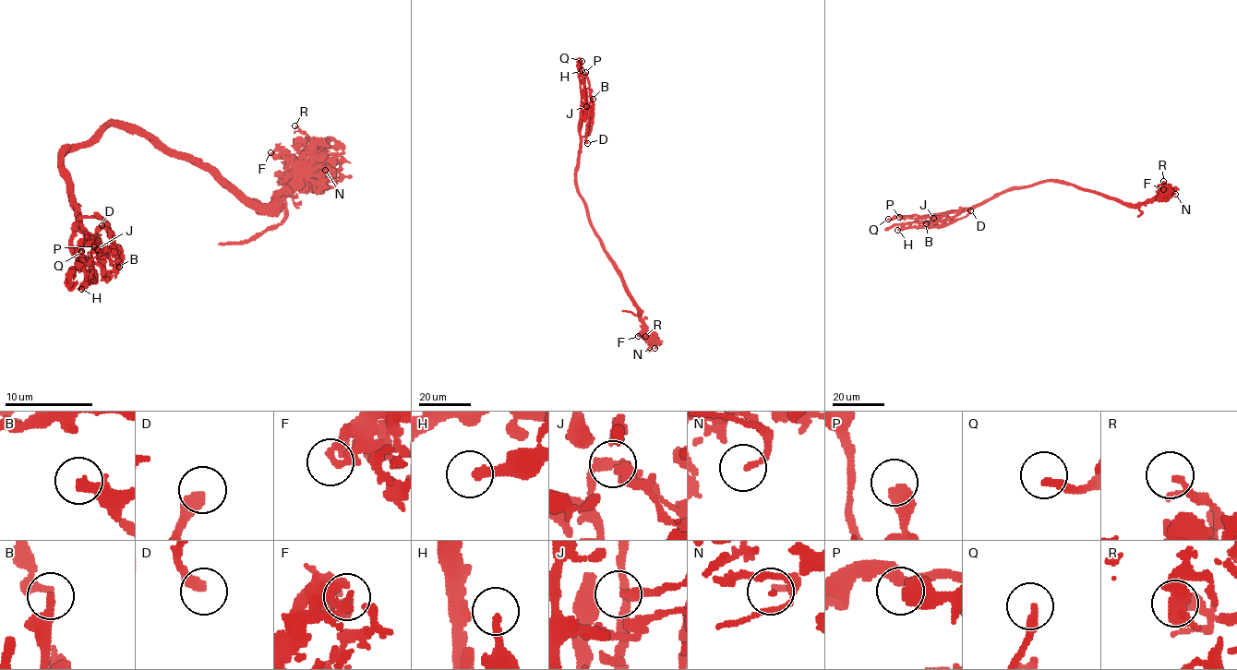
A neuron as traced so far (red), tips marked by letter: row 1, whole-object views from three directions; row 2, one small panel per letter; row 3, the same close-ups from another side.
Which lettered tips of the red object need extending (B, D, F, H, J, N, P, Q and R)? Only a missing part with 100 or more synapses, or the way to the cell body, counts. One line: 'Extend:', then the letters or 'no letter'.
Extend: no letter

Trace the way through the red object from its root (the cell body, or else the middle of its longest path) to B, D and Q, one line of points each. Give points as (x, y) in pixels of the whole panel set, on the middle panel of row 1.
B: (588, 211), (577, 189), (576, 166), (581, 138), (588, 134), (592, 125), (593, 99)
D: (588, 211), (576, 184), (579, 124), (582, 114), (588, 119), (587, 143)
Q: (588, 211), (576, 184), (580, 127), (586, 107), (582, 61)

